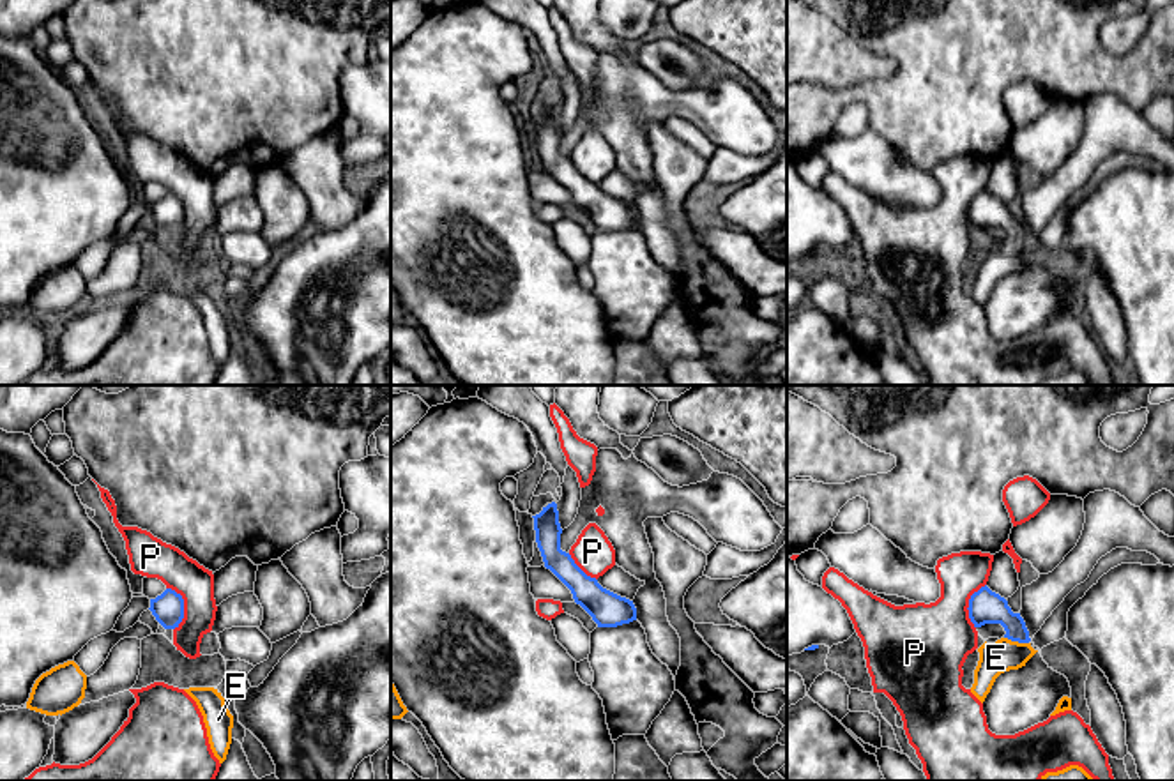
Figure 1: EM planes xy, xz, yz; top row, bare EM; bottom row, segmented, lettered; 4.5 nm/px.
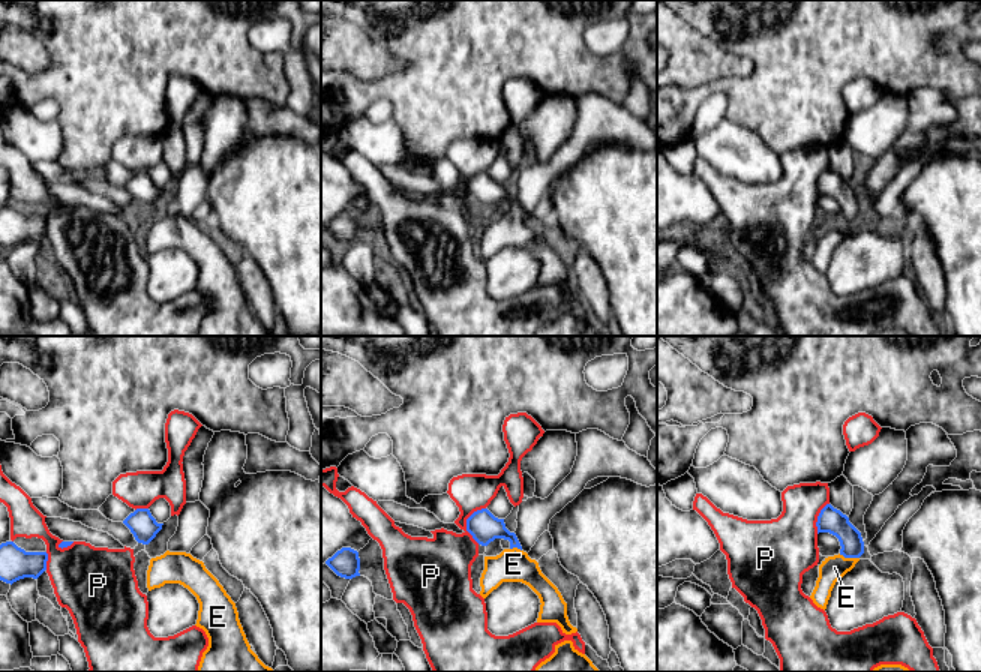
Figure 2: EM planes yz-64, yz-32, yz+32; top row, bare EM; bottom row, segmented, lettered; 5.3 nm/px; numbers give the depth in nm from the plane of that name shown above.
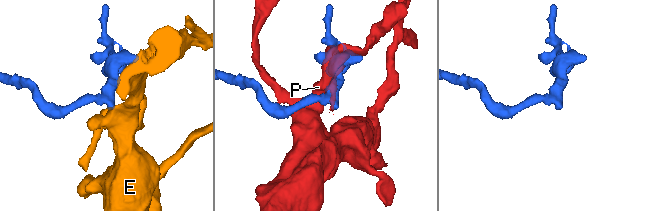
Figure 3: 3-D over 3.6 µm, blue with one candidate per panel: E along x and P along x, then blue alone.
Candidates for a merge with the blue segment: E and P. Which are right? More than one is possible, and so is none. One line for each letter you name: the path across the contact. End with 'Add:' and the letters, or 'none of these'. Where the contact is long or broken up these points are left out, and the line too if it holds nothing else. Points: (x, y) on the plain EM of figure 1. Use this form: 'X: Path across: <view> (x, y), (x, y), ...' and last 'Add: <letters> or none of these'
E: Path across: yz (985, 211), (1015, 234), (1017, 244), (996, 262)
Add: E

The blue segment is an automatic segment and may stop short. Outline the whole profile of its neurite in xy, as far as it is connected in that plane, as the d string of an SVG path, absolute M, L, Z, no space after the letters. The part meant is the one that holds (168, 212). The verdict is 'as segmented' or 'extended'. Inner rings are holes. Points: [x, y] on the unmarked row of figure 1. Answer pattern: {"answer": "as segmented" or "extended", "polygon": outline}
{"answer": "as segmented", "polygon": "M166 193L161 200L150 203L149 214L164 233L175 233L184 223L184 203L175 194Z"}

